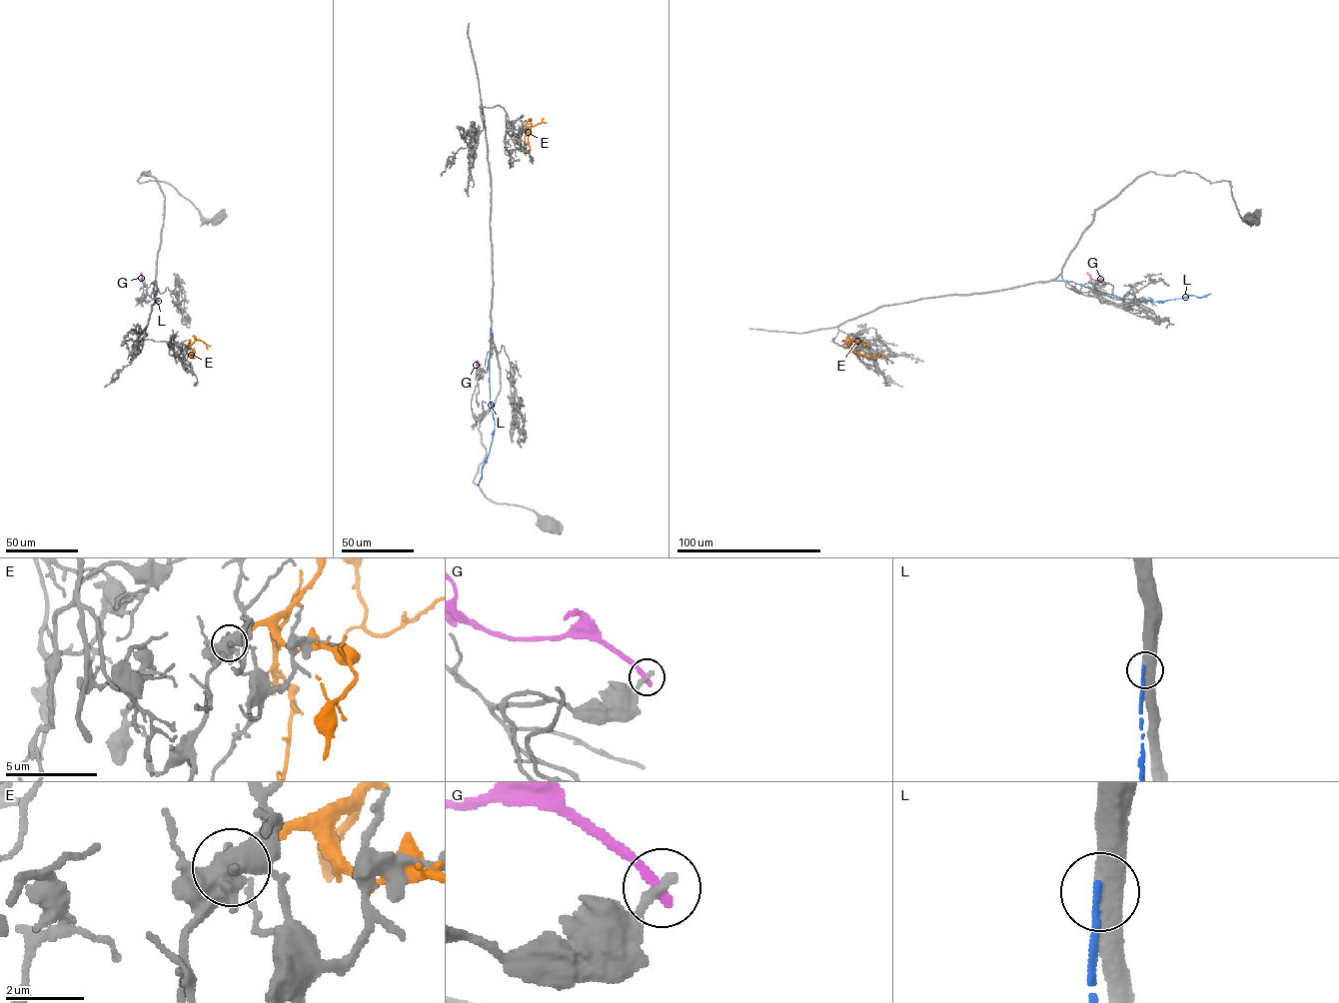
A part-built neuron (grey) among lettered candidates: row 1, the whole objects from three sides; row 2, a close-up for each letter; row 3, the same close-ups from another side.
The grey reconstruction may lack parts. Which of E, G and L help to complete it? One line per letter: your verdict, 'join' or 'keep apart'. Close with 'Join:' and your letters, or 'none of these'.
E: keep apart
G: keep apart
L: keep apart
Join: none of these

